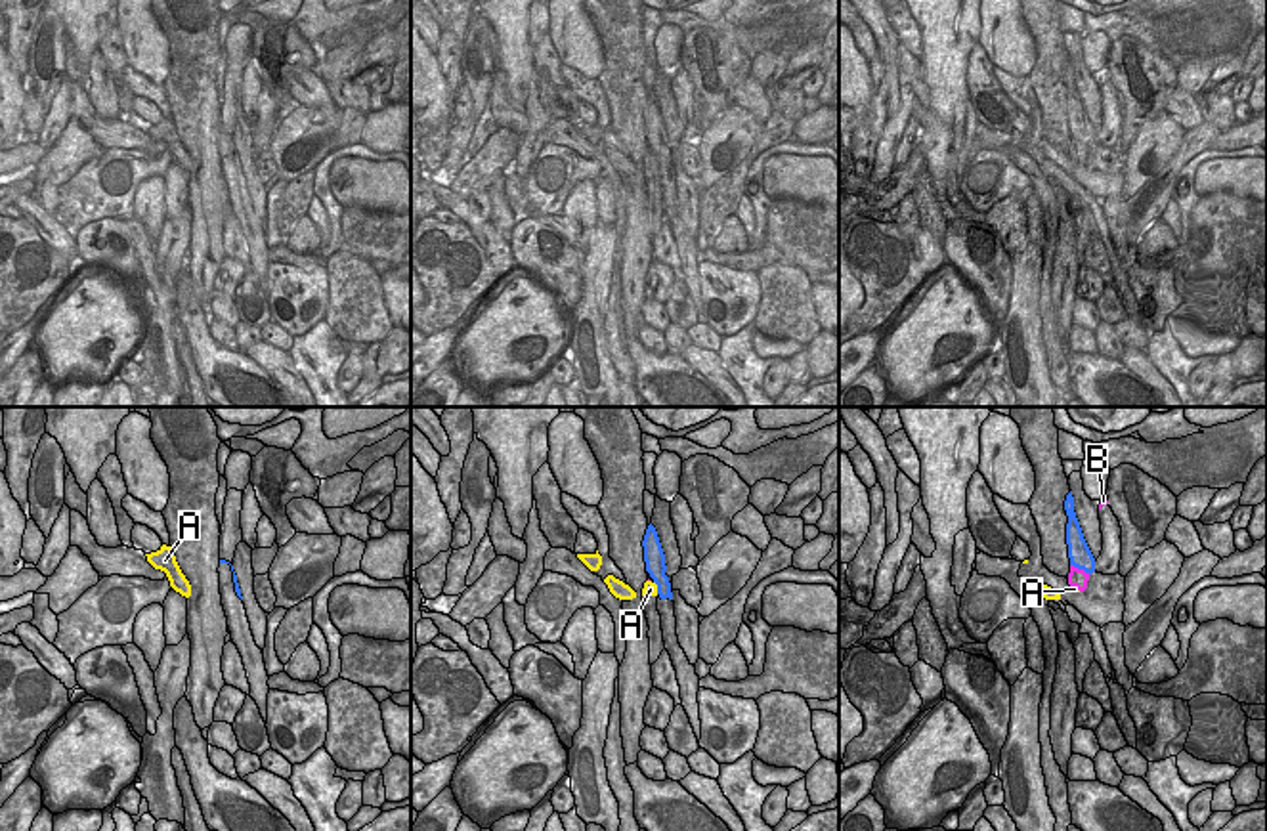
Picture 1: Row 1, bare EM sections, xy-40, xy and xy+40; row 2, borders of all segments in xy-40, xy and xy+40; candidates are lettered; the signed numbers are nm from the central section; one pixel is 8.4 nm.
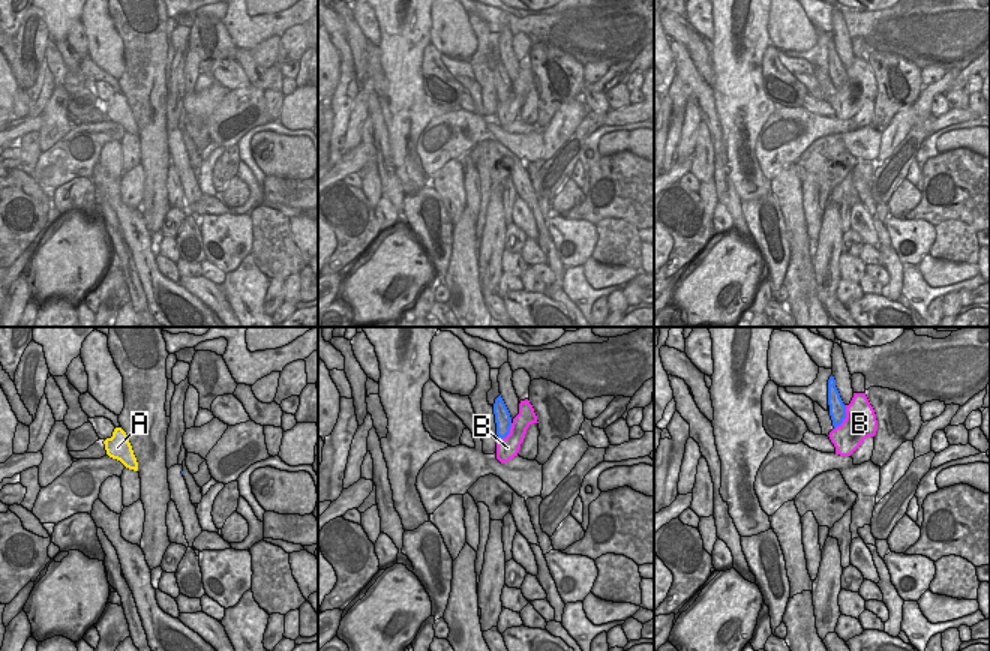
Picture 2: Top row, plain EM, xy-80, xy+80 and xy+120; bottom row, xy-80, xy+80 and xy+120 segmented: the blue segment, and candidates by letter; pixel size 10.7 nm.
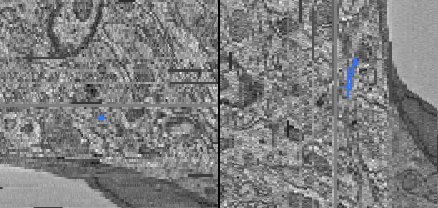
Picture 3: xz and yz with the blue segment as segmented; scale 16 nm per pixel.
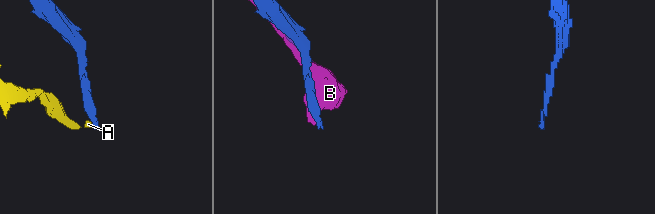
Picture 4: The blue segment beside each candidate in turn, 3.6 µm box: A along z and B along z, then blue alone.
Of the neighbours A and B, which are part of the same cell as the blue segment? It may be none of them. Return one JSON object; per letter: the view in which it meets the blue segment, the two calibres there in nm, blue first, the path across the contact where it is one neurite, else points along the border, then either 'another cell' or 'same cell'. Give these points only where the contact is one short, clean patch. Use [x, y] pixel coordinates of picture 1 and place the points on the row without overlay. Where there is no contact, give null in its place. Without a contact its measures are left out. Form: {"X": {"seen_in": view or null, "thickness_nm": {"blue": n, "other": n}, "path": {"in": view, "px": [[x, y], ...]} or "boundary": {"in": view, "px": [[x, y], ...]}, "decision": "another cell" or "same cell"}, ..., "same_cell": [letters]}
{"A": {"seen_in": "xy", "thickness_nm": {"blue": 170, "other": 130}, "boundary": {"in": "xy", "px": [[654, 153], [658, 165]]}, "decision": "another cell"}, "B": {"seen_in": "xy+40", "thickness_nm": {"blue": 190, "other": 160}, "decision": "another cell"}, "same_cell": []}

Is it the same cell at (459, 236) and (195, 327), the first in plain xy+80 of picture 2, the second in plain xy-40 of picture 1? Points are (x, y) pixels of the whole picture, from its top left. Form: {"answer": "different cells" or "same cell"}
{"answer": "different cells"}

